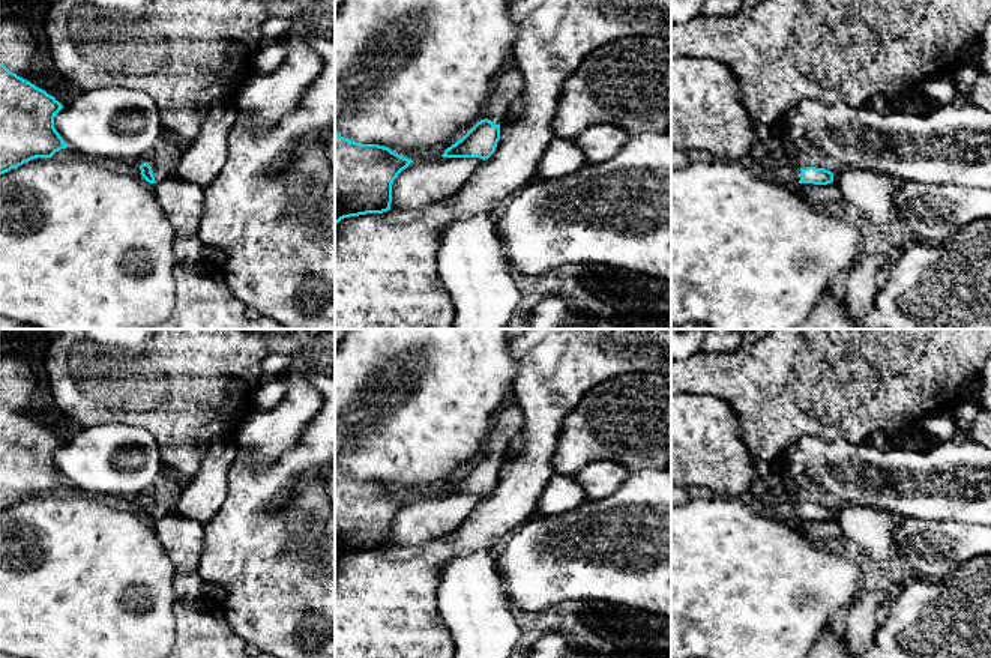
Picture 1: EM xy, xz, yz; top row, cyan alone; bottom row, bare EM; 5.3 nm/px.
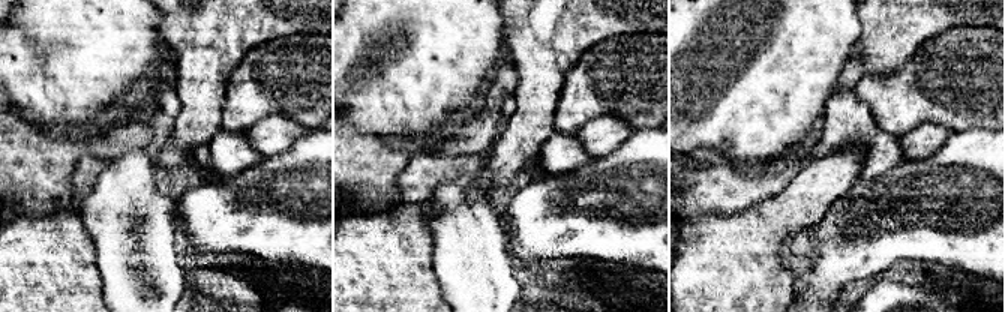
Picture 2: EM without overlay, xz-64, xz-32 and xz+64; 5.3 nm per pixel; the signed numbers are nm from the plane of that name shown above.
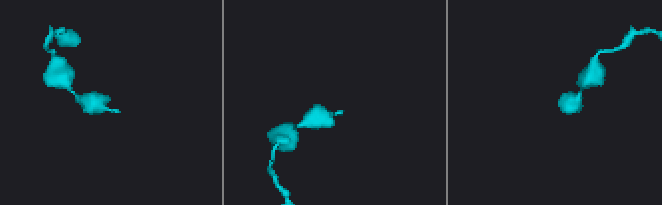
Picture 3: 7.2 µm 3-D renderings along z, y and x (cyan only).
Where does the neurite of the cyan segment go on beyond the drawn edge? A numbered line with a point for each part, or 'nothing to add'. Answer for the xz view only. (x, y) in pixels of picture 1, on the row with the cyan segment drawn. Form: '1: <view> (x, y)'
1: xz (509, 84)

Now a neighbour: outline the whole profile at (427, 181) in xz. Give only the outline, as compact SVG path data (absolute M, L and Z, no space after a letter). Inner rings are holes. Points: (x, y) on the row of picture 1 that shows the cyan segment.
M422 158L413 161L392 183L390 210L422 209L441 203L480 165L480 158Z

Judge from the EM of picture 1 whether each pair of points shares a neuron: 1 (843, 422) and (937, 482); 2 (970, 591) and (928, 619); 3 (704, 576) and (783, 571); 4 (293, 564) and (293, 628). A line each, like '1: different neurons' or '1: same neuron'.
1: different neurons
2: same neuron
3: same neuron
4: same neuron

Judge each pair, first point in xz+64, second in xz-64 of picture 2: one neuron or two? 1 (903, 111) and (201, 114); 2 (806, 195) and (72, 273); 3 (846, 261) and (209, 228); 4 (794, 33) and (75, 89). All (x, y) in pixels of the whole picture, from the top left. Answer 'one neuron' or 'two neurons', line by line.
1: two neurons
2: one neuron
3: one neuron
4: one neuron

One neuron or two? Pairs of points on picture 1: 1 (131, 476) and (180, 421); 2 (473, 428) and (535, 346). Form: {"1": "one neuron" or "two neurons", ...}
{"1": "two neurons", "2": "two neurons"}

